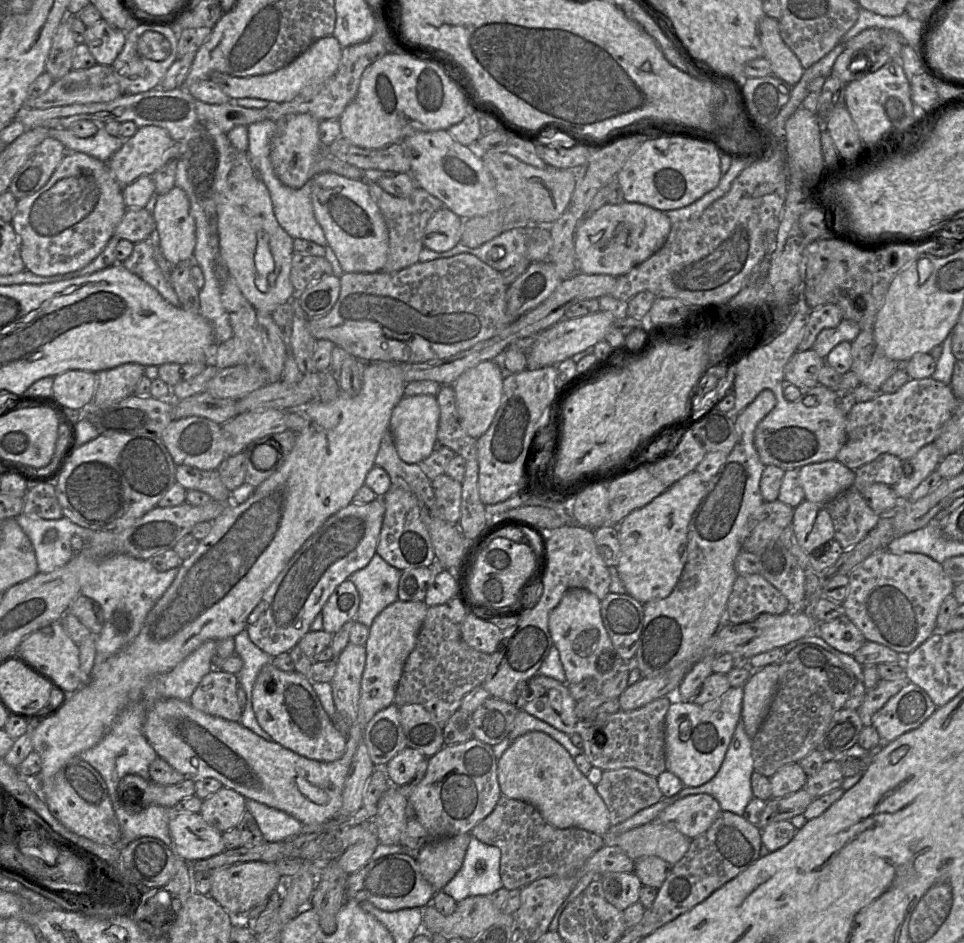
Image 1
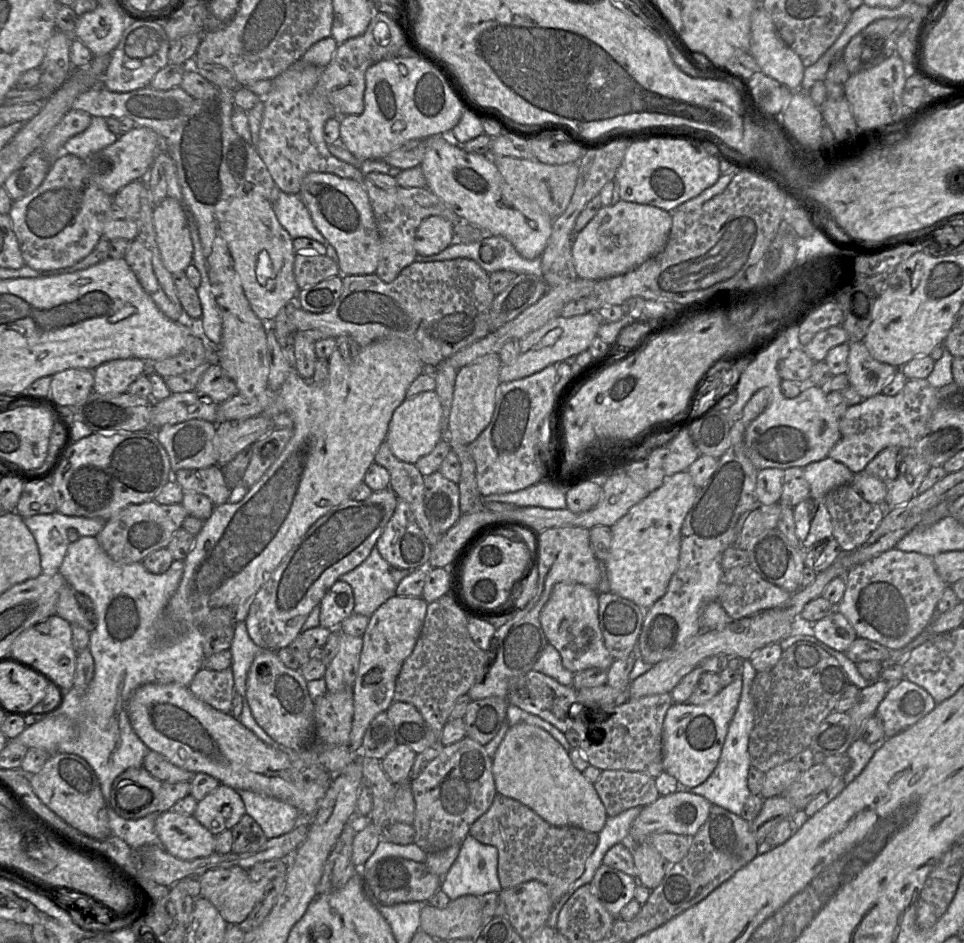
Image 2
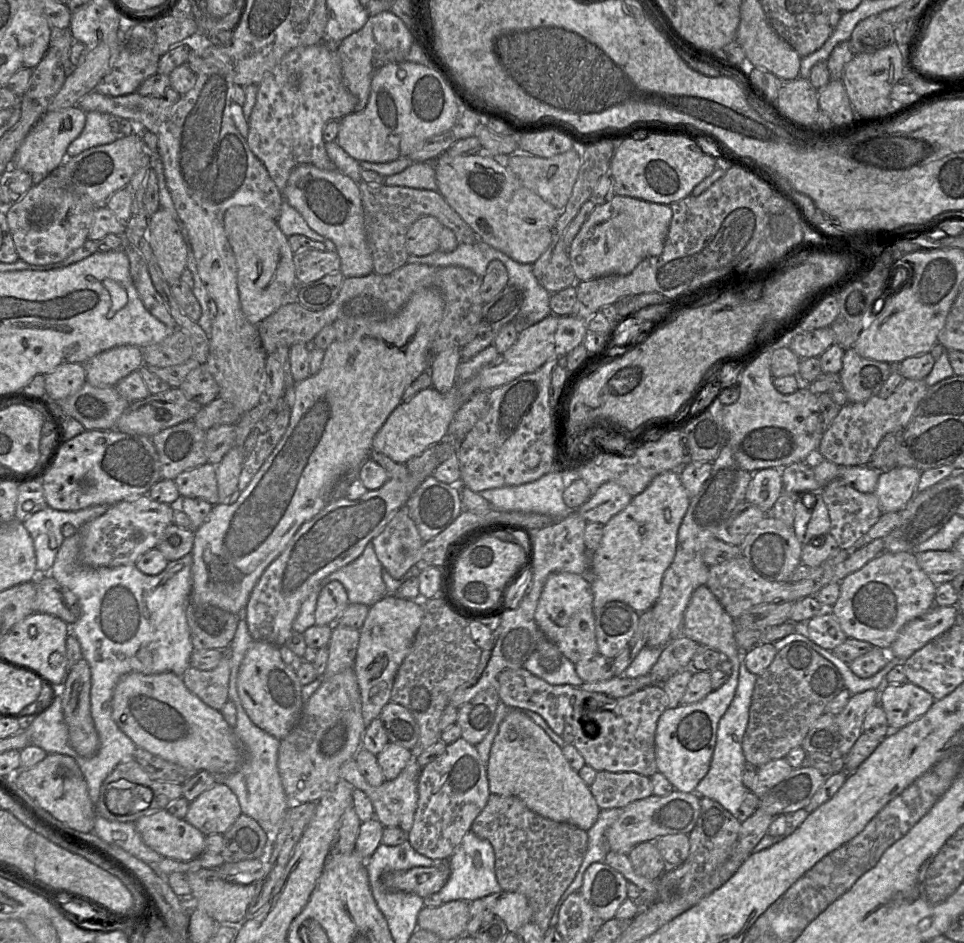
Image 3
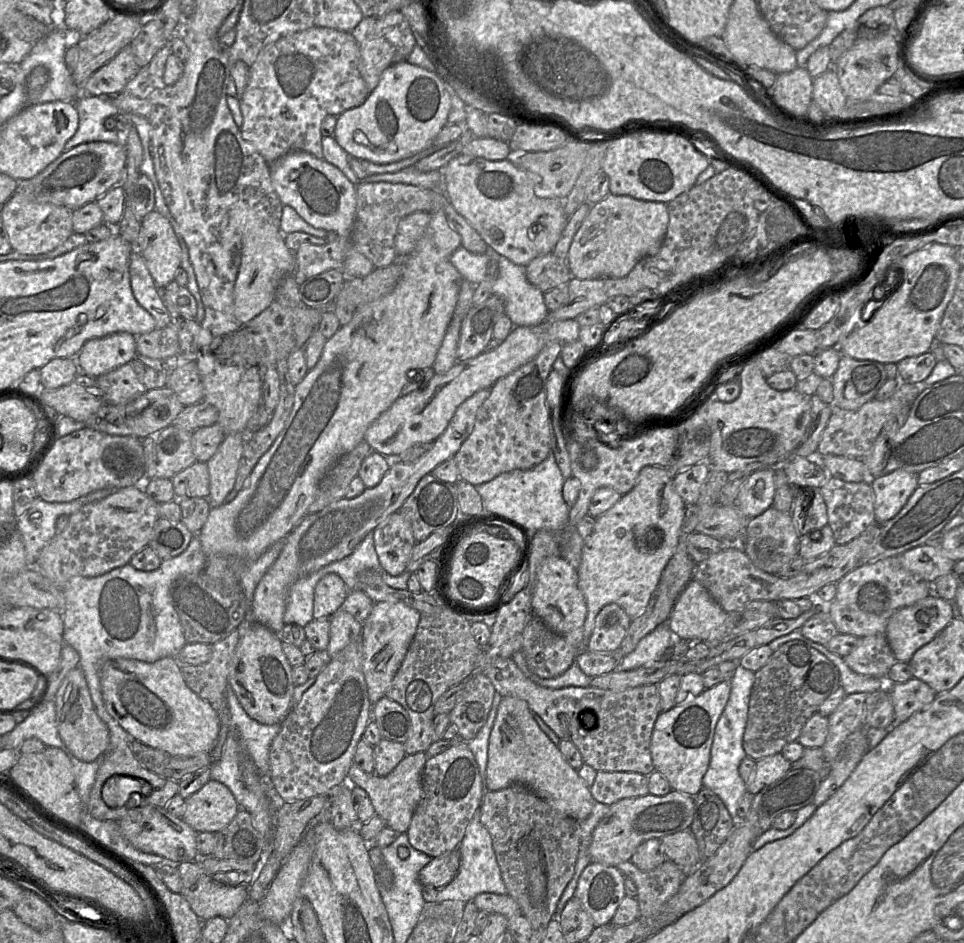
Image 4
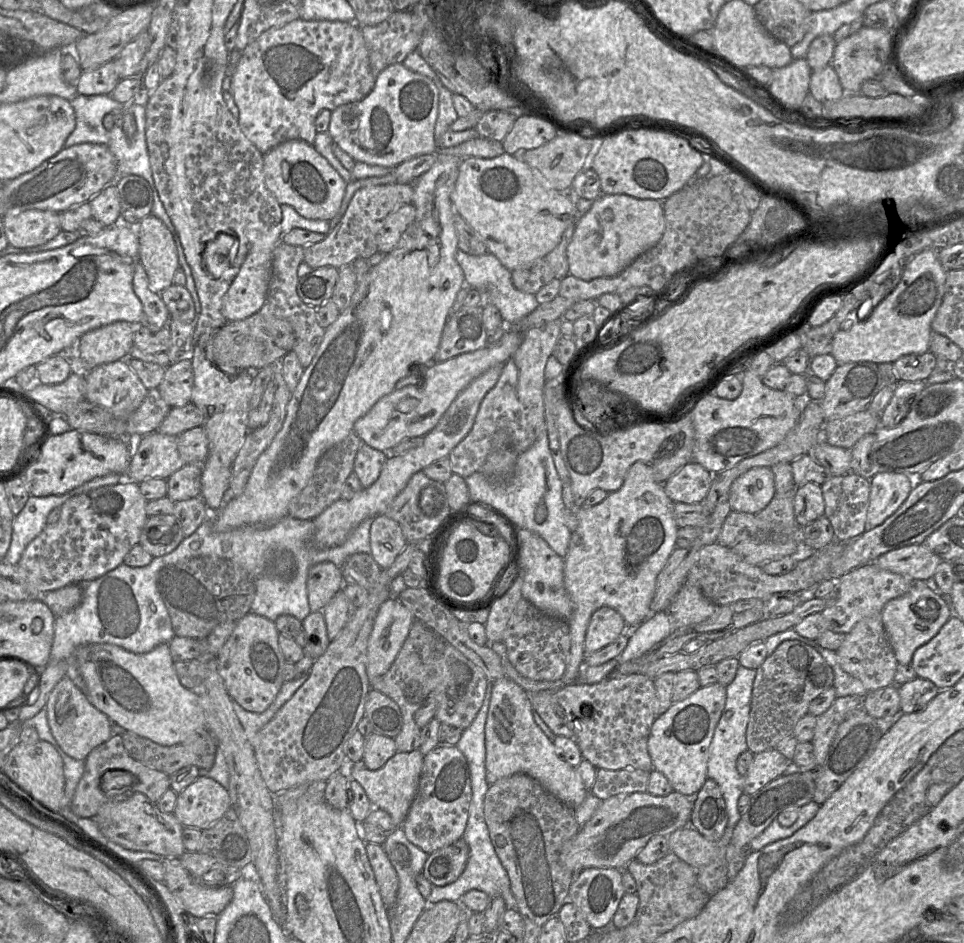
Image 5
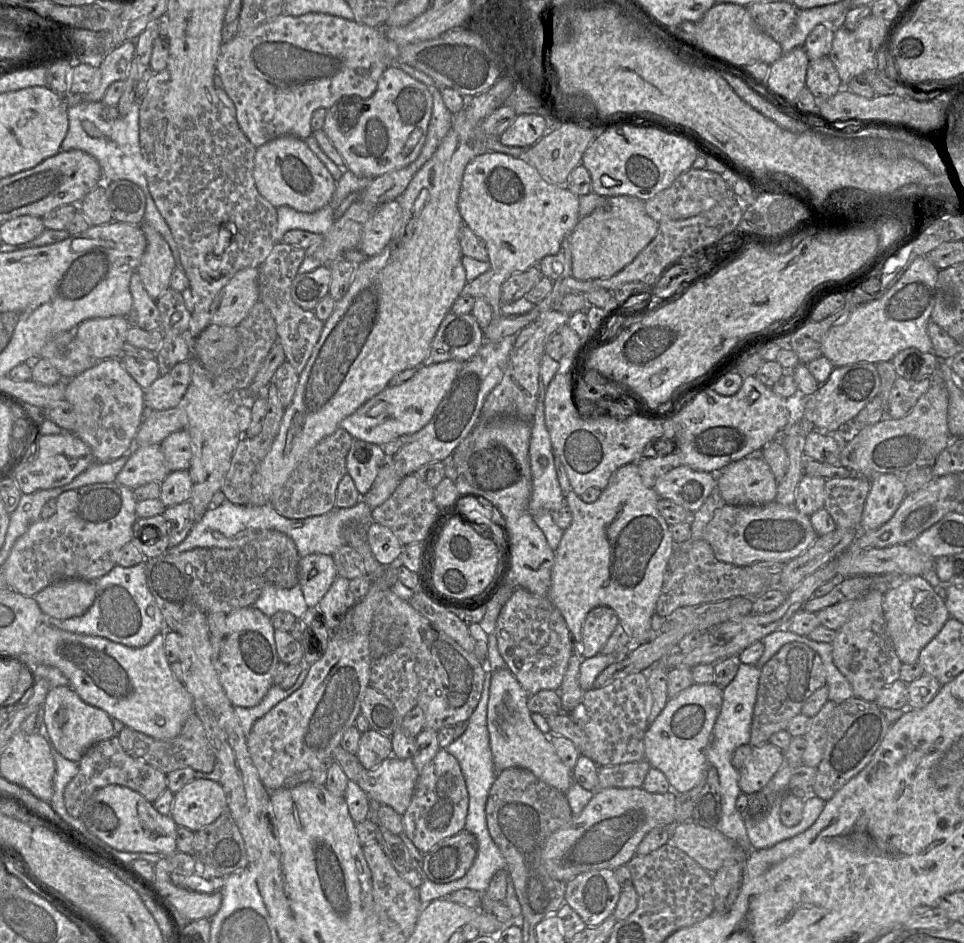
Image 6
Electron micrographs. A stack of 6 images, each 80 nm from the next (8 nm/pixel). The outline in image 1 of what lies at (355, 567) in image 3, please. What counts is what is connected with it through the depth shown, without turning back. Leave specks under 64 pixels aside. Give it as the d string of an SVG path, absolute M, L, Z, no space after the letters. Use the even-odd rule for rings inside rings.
M375 553L369 564L348 577L360 595L355 621L370 628L374 619L398 599L402 571L388 564Z

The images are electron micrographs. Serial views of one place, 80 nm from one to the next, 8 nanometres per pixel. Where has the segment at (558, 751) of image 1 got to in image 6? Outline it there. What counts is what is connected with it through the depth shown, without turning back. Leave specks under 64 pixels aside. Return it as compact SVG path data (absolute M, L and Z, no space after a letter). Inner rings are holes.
M507 668L492 671L487 727L495 769L497 772L507 768L527 769L565 794L574 782L573 771L561 761L549 737L534 724L528 698L529 694Z

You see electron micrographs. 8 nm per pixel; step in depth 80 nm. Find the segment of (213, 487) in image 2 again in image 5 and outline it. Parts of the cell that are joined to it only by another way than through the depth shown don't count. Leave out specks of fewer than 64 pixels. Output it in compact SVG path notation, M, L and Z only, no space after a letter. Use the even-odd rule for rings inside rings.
M191 463L174 472L166 480L167 498L175 503L200 497L203 470L204 463Z

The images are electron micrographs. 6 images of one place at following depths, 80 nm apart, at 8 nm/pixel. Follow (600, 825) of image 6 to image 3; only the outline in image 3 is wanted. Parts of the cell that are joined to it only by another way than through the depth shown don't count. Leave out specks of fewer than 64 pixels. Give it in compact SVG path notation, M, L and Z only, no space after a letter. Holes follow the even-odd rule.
M674 789L667 796L651 795L628 804L605 831L609 850L629 856L631 850L639 843L655 841L670 834L689 835L700 815L700 799L701 797L694 792L686 793Z

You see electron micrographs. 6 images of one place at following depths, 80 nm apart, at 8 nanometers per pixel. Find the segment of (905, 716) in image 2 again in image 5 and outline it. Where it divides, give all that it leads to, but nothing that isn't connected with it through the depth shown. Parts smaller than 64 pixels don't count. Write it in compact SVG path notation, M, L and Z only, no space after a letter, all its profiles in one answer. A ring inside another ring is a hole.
M919 677L898 685L900 713L909 714L922 709L939 691L931 681Z

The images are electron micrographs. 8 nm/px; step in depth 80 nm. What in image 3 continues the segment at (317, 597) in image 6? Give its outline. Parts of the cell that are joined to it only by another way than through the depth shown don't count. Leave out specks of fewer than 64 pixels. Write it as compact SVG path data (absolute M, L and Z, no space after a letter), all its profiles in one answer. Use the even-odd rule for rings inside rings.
M331 581L319 592L315 610L315 623L318 626L333 625L350 604L344 585Z

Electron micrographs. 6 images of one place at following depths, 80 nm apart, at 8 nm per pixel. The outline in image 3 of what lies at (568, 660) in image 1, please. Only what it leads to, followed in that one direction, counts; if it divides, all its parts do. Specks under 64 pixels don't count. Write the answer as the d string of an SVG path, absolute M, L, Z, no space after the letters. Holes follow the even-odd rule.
M590 570L582 575L568 572L551 573L541 592L535 610L535 621L542 634L572 663L596 656L598 648Z

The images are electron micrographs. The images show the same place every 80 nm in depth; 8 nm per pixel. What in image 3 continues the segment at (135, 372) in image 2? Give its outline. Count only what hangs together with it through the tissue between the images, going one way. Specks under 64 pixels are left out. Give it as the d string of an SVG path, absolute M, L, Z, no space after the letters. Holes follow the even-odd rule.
M125 345L103 351L83 365L86 382L94 387L106 388L115 385L144 364L139 347Z

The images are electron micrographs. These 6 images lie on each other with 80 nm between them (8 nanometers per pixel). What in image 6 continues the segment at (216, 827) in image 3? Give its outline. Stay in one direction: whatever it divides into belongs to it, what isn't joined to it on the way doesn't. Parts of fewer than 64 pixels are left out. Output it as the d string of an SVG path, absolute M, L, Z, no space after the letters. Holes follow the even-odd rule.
M195 777L174 794L170 816L178 826L196 832L215 822L227 810L221 783Z

